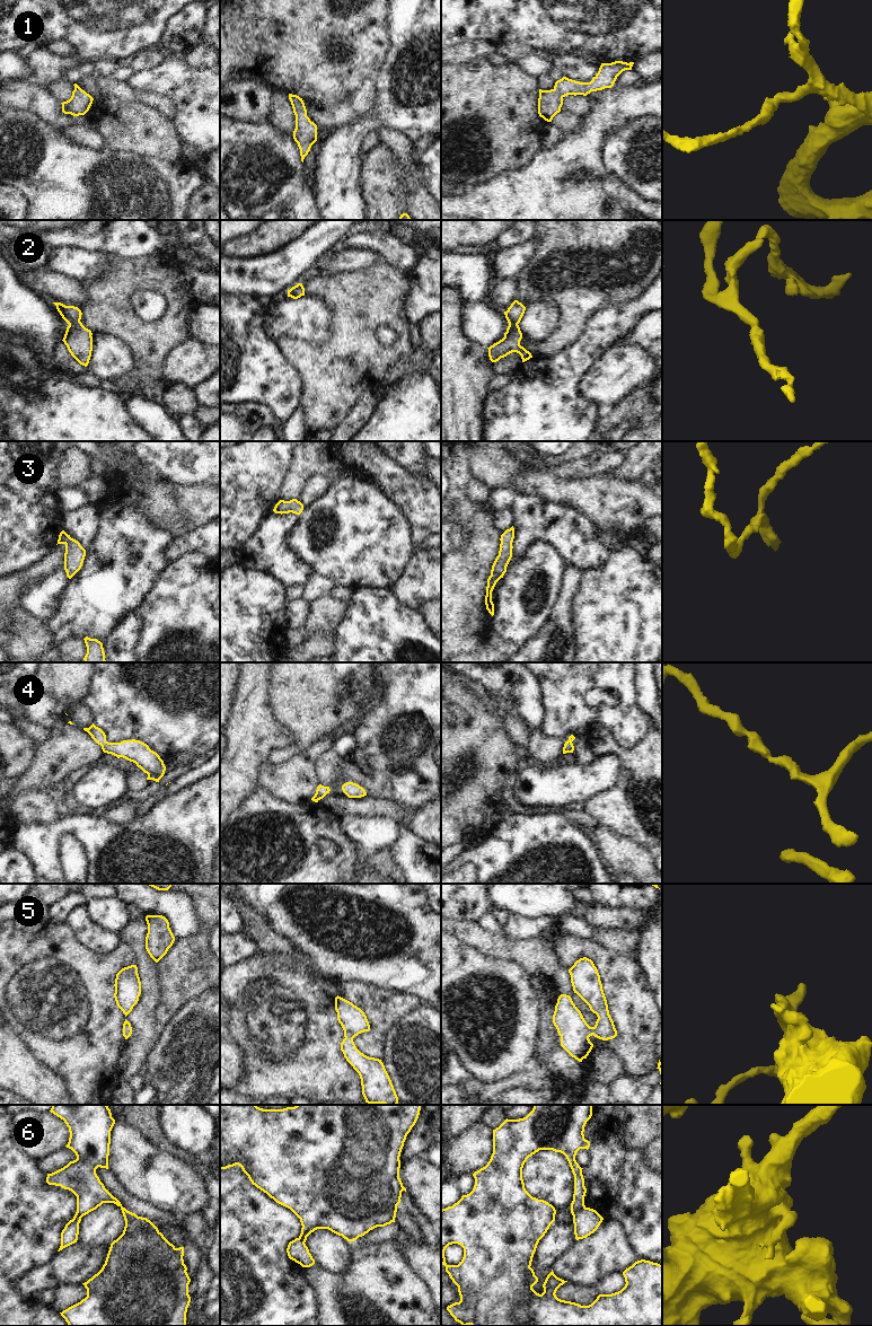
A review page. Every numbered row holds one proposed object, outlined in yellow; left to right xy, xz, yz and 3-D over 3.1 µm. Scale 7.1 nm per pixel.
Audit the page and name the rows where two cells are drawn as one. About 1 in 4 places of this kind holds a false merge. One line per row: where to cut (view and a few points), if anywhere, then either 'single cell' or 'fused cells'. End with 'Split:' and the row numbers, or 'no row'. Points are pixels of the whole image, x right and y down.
1: cut none; single cell
2: cut none; single cell
3: cut none; single cell
4: cut none; single cell
5: cut none; single cell
6: cut yz (584, 1206), (573, 1215); fused cells
Split: 6

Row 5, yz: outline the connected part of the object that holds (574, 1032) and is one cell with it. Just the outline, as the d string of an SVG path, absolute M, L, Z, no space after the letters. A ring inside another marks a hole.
M587 957L580 958L569 973L574 993L589 1006L598 1019L596 1025L590 1027L571 996L561 994L555 1006L553 1024L561 1036L561 1046L572 1057L582 1062L593 1047L590 1036L608 1040L617 1036L617 1030L609 1015L600 975L593 961Z

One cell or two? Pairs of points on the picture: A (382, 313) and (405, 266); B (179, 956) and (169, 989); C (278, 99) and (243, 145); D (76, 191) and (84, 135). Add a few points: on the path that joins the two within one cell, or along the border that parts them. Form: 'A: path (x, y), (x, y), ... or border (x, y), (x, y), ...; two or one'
A: border (380, 260), (408, 275); two
B: path (179, 964), (179, 978), (177, 981); one
C: border (267, 119), (272, 125), (289, 134); two
D: border (60, 131), (78, 146), (100, 149); two

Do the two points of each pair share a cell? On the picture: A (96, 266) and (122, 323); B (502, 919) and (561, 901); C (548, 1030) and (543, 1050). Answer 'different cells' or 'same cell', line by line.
A: different cells
B: different cells
C: same cell

